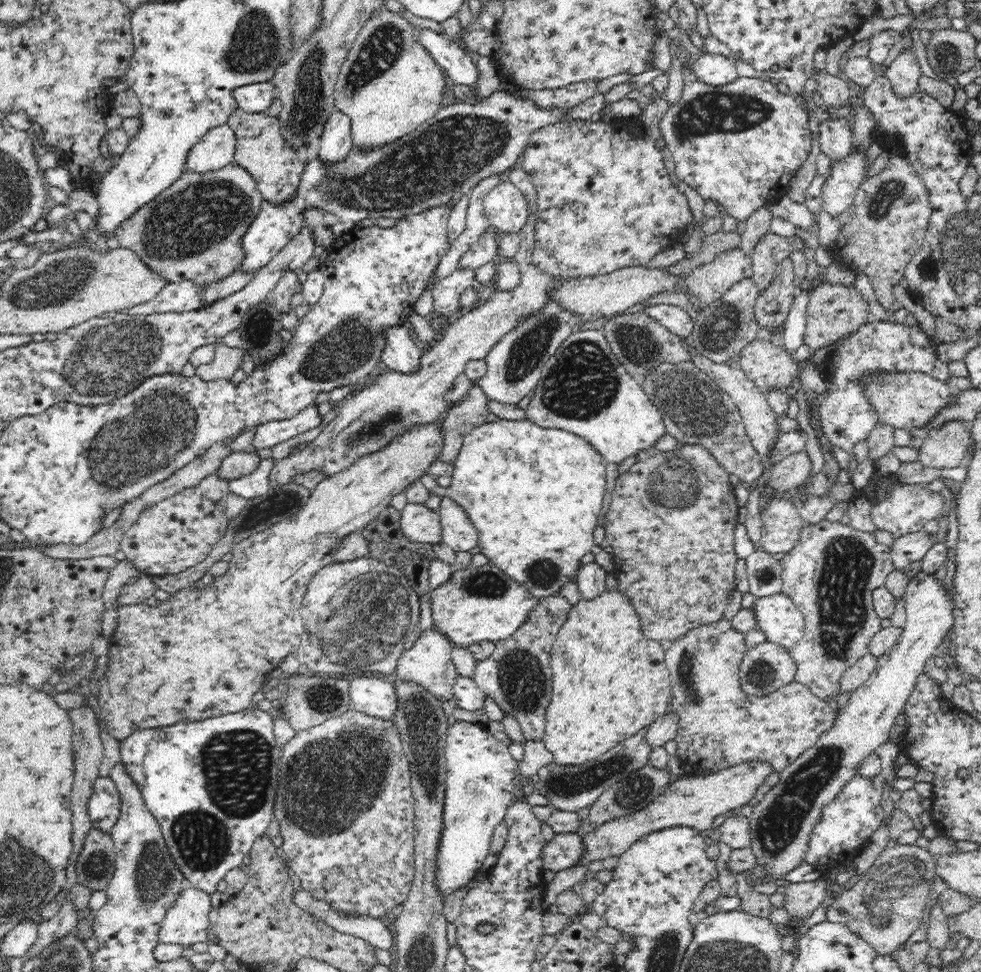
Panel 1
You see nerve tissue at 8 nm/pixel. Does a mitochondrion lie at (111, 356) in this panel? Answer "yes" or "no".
yes

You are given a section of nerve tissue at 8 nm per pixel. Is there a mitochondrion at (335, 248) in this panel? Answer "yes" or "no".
no

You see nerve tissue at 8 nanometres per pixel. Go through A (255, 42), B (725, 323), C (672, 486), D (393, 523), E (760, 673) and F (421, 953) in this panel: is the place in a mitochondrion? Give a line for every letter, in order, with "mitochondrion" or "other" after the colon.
A: mitochondrion
B: mitochondrion
C: mitochondrion
D: other
E: mitochondrion
F: mitochondrion

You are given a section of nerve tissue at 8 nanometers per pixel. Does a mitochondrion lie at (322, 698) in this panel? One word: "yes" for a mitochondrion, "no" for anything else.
yes

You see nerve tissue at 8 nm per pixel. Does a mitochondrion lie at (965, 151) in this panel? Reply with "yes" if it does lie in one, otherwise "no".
no

